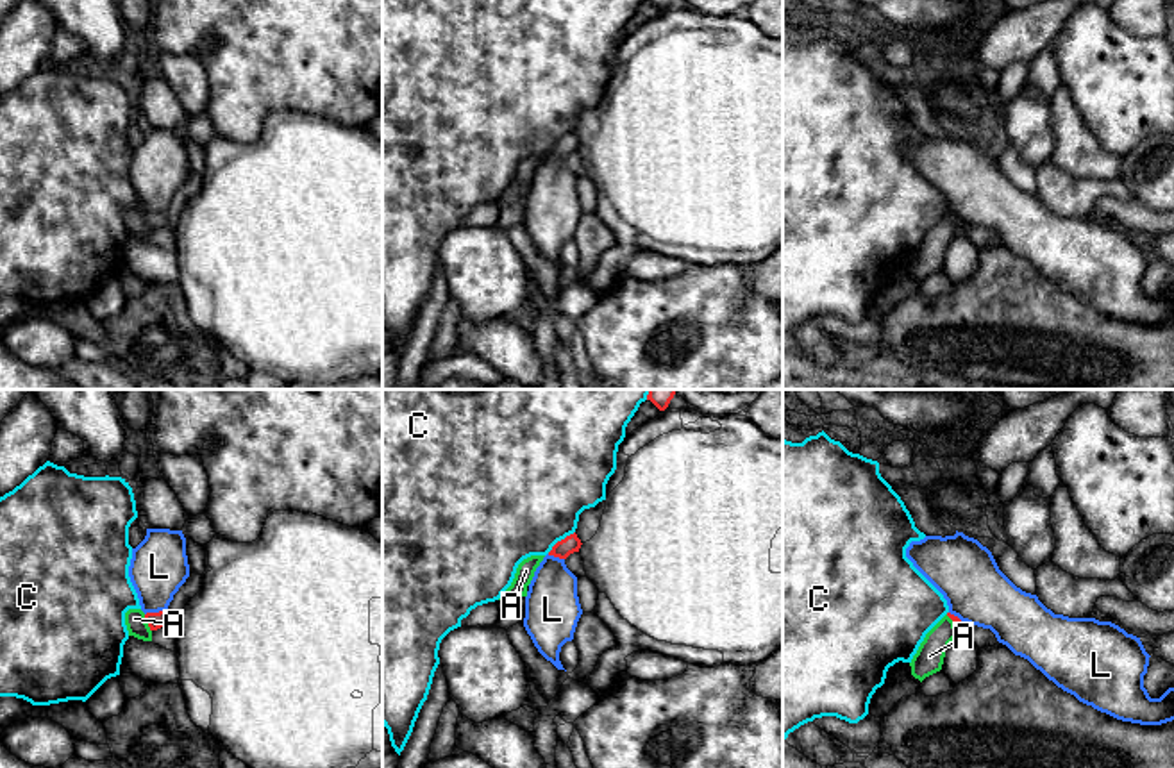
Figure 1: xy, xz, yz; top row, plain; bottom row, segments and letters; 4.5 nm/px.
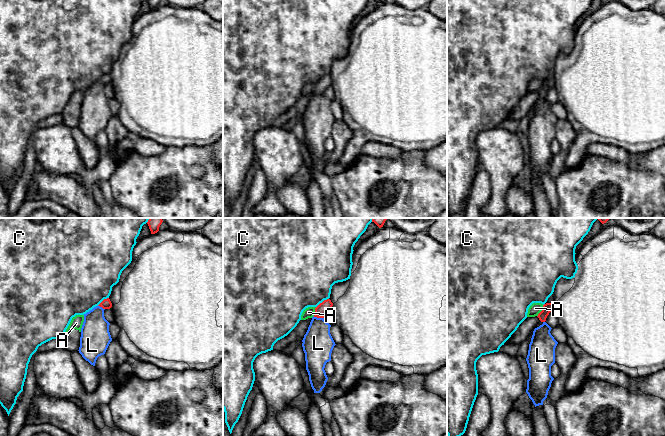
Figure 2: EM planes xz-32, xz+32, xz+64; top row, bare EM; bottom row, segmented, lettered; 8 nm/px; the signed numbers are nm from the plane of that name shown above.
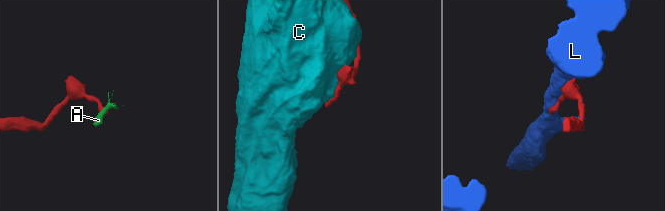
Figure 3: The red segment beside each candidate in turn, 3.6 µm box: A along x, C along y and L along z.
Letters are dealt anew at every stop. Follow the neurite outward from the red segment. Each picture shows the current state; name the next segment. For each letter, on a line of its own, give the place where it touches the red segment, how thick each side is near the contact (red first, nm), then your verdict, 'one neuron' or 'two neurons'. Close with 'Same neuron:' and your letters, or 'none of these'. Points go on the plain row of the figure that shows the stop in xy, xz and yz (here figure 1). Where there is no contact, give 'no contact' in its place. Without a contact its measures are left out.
A: xy (147, 222) | 80/100 nm | two neurons
C: xz (561, 140) | 80/500 nm | two neurons
L: xy (154, 213) | 80/260 nm | two neurons
Same neuron: none of these

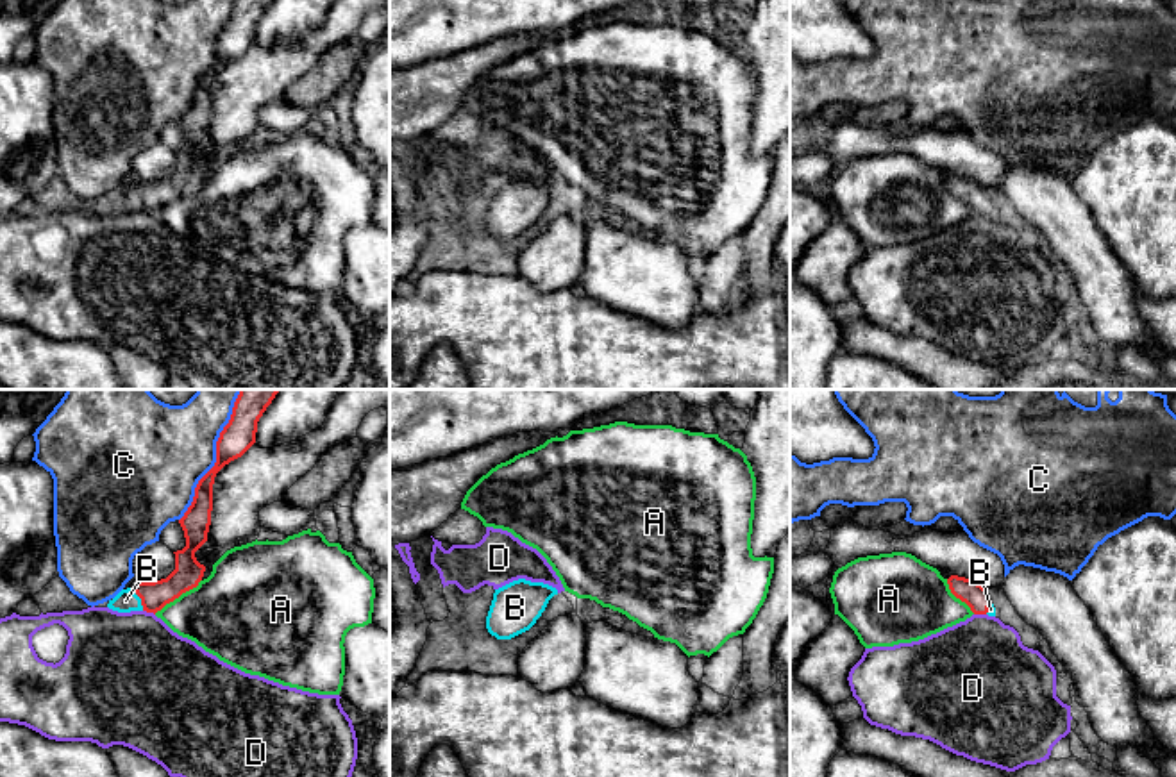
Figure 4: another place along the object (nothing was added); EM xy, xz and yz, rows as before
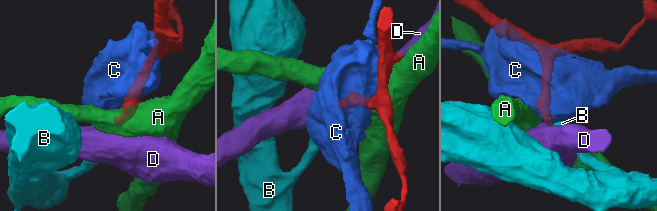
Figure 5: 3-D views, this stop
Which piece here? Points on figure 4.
A: xy (177, 197) | 130/380 nm | two neurons
B: xy (140, 197) | 130/100 nm | one neuron
C: xy (217, 61) | 150/420 nm | two neurons
D: xy (149, 211) | 130/460 nm | two neurons
Same neuron: B

